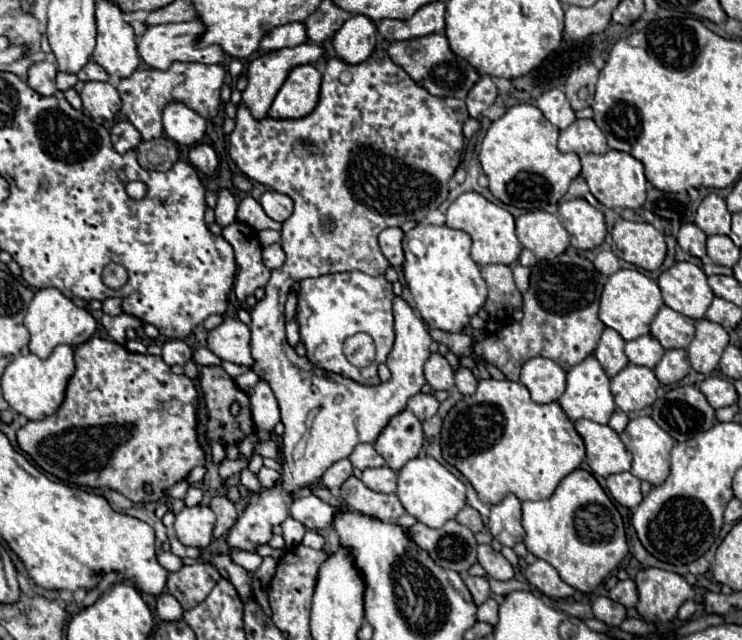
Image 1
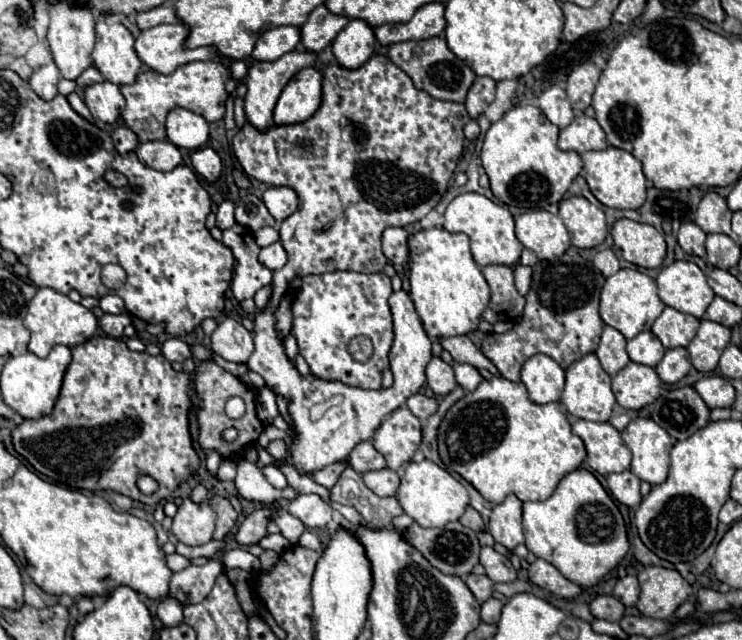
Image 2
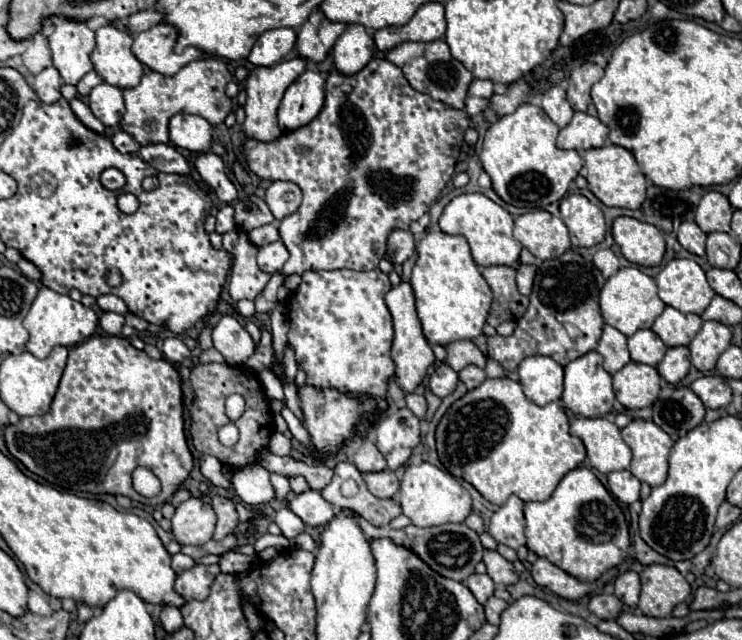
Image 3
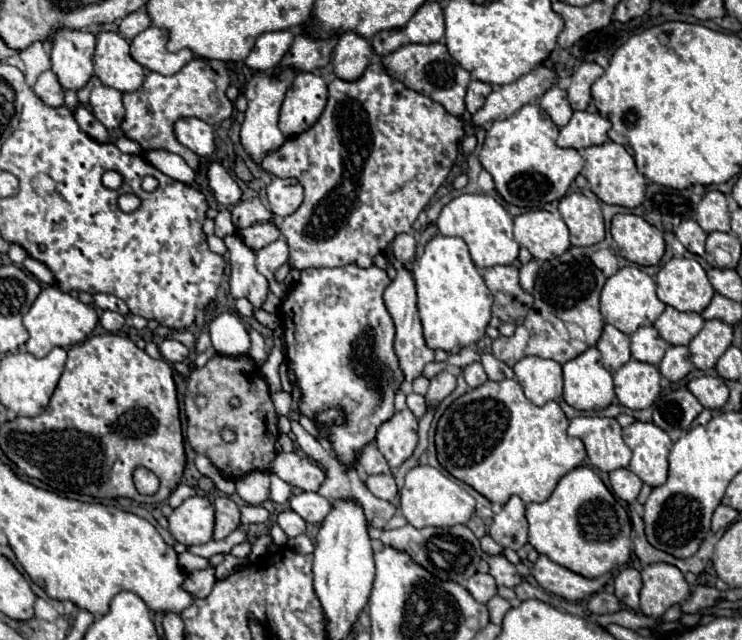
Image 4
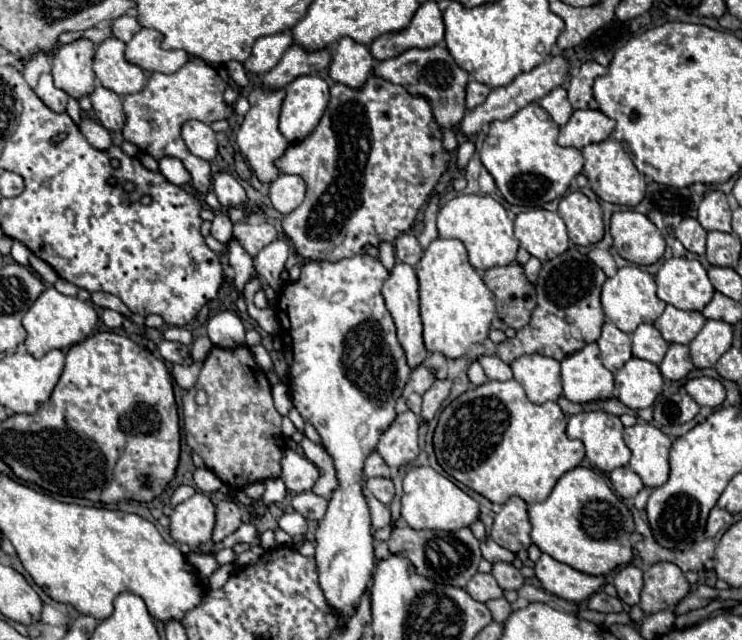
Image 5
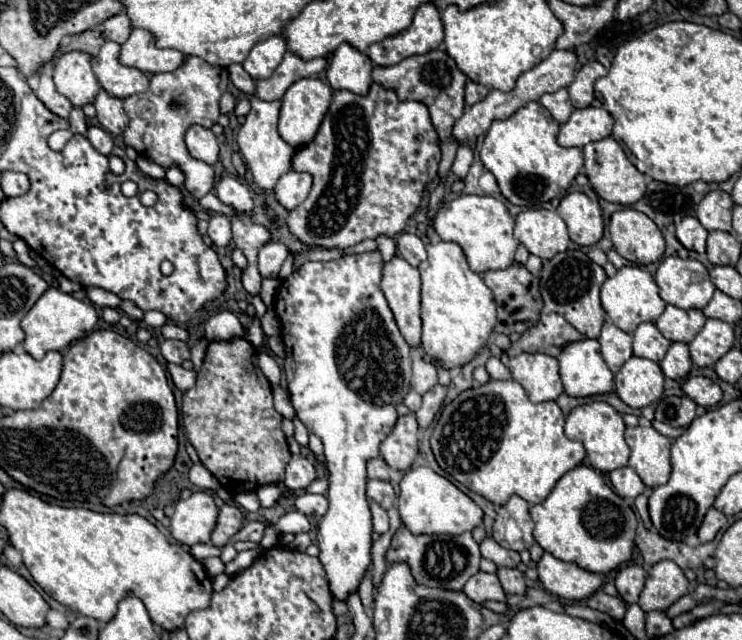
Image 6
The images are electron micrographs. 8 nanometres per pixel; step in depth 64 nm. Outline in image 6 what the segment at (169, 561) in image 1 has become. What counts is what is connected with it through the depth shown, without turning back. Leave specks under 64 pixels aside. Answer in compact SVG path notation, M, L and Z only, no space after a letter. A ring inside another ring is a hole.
M206 558L202 564L206 566L206 570L208 570L208 574L210 574L212 578L224 572L224 562L222 562L220 558Z

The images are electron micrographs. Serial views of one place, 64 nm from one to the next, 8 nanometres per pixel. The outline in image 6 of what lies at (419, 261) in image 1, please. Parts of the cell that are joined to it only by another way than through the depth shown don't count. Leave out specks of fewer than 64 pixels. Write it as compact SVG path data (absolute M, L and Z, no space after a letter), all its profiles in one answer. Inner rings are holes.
M432 240L428 258L418 266L422 276L422 348L440 368L468 364L484 346L496 324L496 302L484 280L470 270L462 248Z

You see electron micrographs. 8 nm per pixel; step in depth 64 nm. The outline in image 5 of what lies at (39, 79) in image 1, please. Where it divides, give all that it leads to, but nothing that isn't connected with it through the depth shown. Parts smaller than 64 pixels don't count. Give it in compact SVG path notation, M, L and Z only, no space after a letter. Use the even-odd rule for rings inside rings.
M42 74L40 76L40 82L36 86L36 94L38 98L54 112L66 112L66 104L68 104L68 94L60 88L54 86L52 82L52 76L50 74Z

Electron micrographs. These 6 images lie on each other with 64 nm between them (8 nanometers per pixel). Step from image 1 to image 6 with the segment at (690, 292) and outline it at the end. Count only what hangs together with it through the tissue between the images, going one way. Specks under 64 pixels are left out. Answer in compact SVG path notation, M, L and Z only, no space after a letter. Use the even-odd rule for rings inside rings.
M668 256L662 260L662 264L656 270L656 284L660 286L660 298L666 304L674 304L682 310L704 308L716 290L716 286L712 284L712 280L708 276L708 270L698 260L690 260L690 258L682 260L678 256Z

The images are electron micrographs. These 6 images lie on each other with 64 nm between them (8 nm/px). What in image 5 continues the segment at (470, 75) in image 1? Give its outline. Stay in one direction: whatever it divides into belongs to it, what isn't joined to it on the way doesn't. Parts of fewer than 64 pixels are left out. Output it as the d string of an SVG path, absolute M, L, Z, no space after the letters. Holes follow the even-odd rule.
M434 46L434 48L426 48L426 50L408 50L396 58L378 62L374 66L374 74L402 86L408 94L412 96L422 96L430 102L432 112L436 122L442 128L442 144L444 148L454 154L458 148L458 140L456 140L456 124L464 118L466 112L466 104L464 104L464 90L468 84L468 72L464 72L454 58L450 56L450 52L444 46Z

